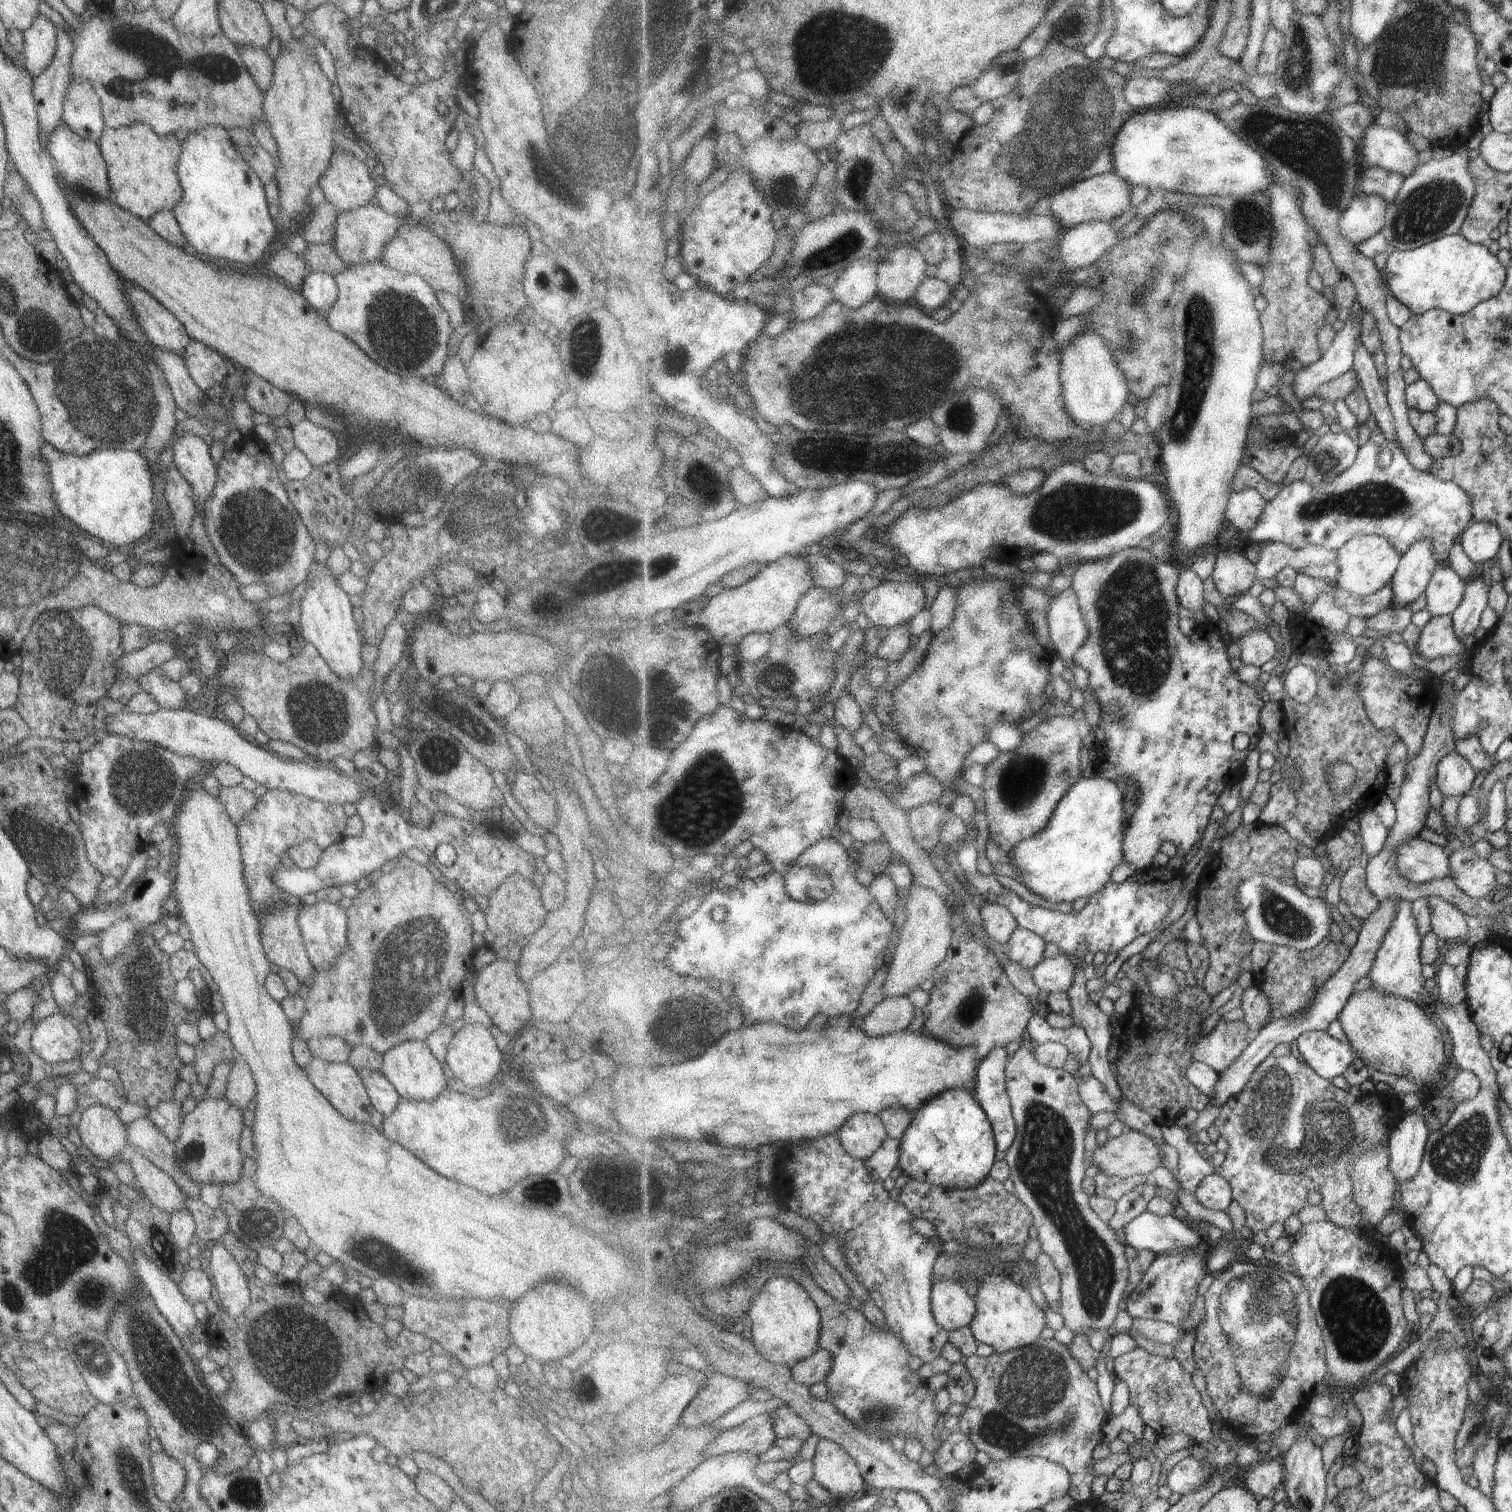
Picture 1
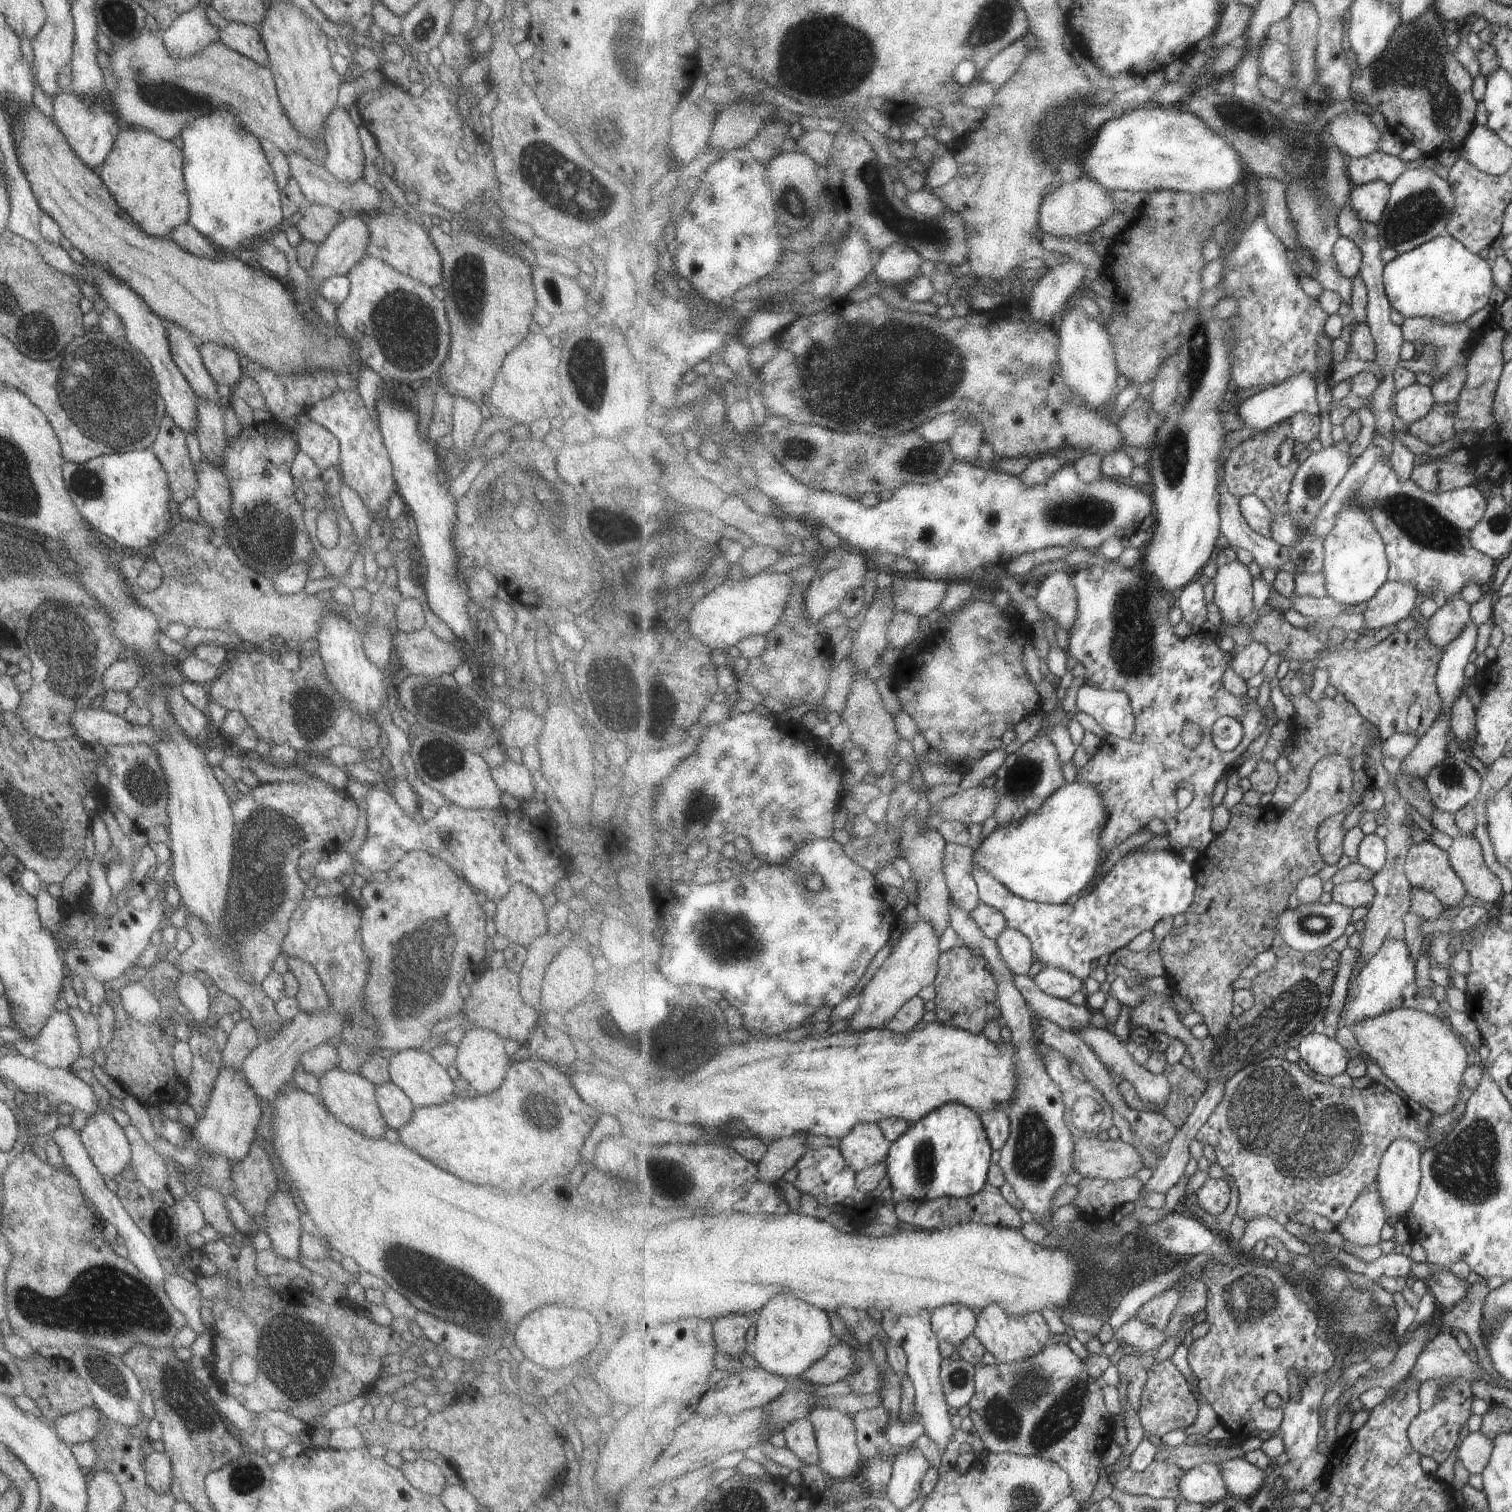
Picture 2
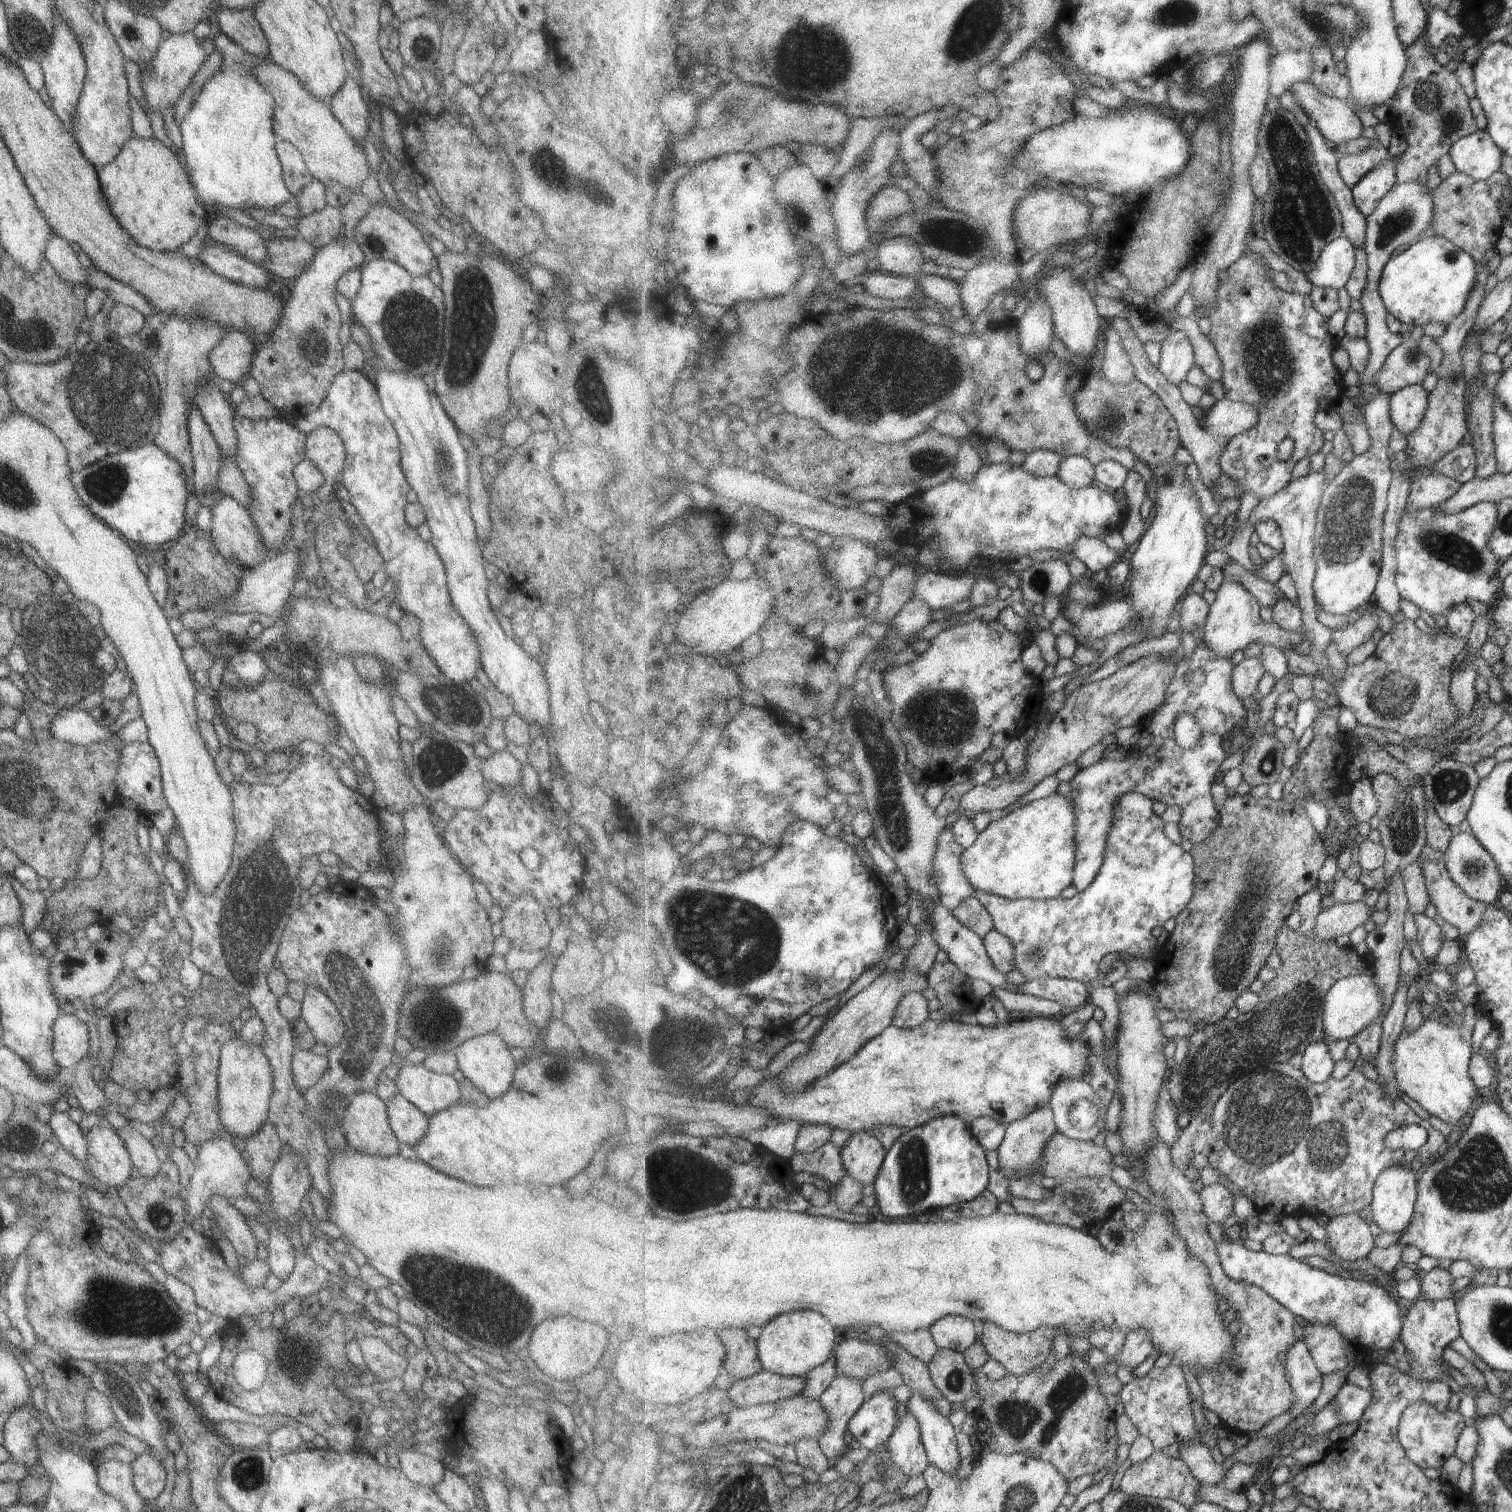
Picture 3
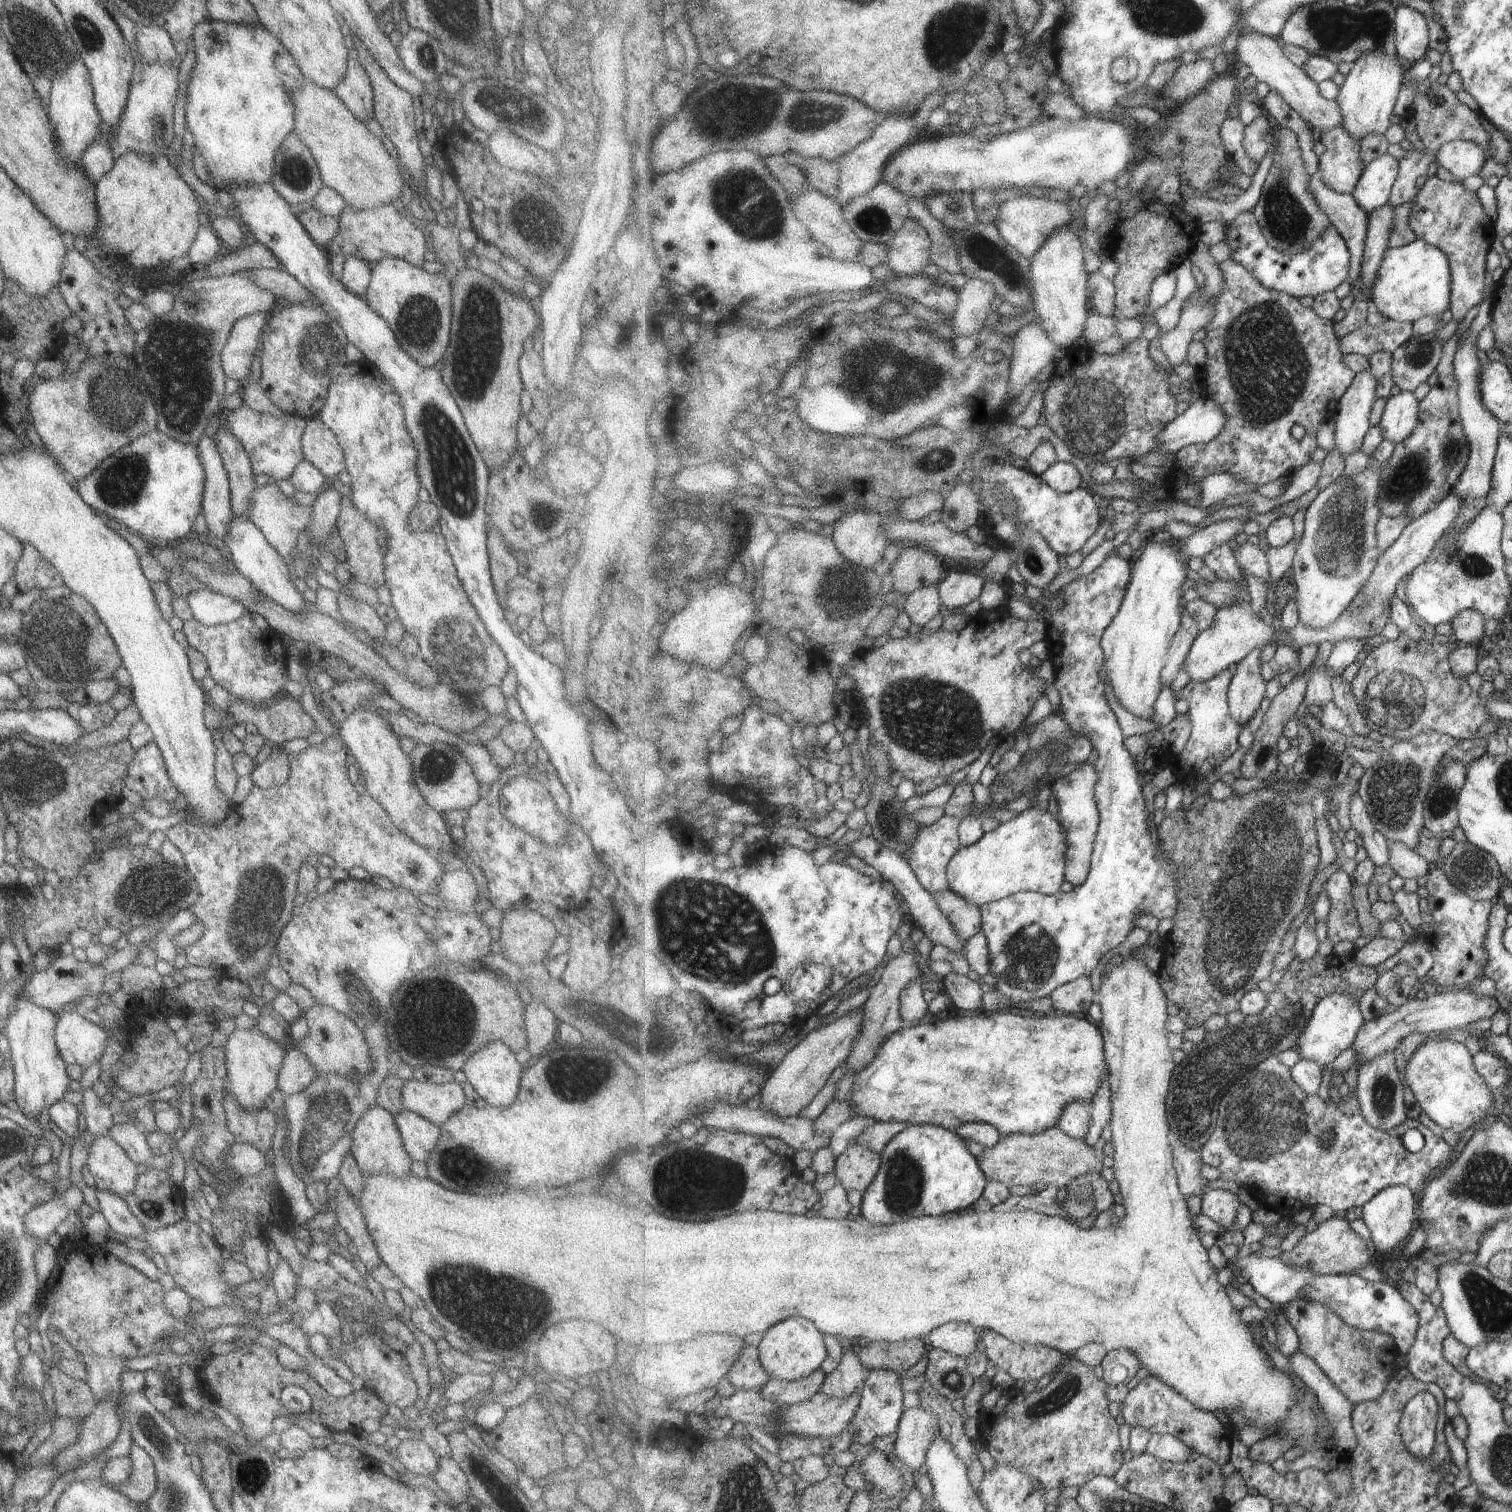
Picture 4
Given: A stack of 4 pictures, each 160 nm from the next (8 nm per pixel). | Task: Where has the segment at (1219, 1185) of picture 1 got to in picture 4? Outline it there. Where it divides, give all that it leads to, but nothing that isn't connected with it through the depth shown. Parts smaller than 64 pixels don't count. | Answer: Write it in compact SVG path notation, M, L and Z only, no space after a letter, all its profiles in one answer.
M1222 1189L1207 1191L1201 1198L1201 1213L1217 1222L1223 1232L1228 1226L1234 1227L1242 1207L1237 1194Z

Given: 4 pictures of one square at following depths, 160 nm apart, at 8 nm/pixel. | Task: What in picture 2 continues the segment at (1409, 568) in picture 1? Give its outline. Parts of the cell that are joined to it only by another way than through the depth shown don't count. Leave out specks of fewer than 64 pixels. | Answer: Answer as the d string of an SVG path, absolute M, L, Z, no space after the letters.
M1389 581L1377 595L1369 601L1365 614L1369 630L1377 631L1385 626L1396 625L1415 613L1417 594L1422 594L1411 582Z

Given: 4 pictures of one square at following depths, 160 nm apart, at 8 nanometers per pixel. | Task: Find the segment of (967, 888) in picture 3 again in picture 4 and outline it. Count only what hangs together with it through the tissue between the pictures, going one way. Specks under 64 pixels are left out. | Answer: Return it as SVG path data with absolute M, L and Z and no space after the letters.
M944 814L937 822L924 825L918 835L911 841L906 852L905 858L909 861L913 872L930 893L949 889L947 867L960 847L957 827L960 825L961 820L962 818Z

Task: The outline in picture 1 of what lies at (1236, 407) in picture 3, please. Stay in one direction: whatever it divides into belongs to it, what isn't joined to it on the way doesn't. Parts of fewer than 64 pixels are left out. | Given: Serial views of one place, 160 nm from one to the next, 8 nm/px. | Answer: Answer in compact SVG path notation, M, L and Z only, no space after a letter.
M1362 308L1362 314L1355 321L1347 320L1347 324L1336 334L1332 347L1321 359L1295 373L1290 390L1300 404L1315 395L1321 385L1353 369L1365 311Z

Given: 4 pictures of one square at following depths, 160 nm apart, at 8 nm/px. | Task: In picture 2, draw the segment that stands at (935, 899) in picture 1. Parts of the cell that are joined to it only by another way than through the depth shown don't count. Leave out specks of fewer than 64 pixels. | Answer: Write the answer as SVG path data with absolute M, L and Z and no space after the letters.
M925 918L900 936L899 943L892 954L879 967L867 983L860 998L860 1009L850 1018L850 1028L855 1032L868 1029L886 1029L889 1022L899 1013L905 1004L924 991L925 986L934 985L940 971L939 934L937 928Z

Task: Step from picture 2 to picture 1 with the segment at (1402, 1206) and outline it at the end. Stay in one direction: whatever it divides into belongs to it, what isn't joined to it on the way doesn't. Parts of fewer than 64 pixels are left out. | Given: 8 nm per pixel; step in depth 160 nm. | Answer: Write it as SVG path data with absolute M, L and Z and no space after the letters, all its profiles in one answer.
M1412 1111L1405 1114L1392 1130L1388 1142L1389 1166L1400 1189L1399 1183L1414 1179L1420 1172L1431 1133L1425 1120Z

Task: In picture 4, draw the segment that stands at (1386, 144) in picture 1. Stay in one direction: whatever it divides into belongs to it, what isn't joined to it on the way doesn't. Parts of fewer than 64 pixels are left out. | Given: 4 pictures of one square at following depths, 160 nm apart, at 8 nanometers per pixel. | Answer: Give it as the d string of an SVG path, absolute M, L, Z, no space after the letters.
M1249 33L1237 40L1235 58L1247 65L1257 80L1265 82L1270 89L1276 90L1316 131L1342 125L1343 113L1337 99L1326 99L1321 93L1318 82L1315 82L1304 67L1293 64L1285 54L1284 43L1269 35Z

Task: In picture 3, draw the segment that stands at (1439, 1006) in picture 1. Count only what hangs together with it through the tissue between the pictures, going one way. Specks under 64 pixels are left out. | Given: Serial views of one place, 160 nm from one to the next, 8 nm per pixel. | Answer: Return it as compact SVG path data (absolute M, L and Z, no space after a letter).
M1372 968L1371 976L1353 975L1336 982L1326 996L1324 1006L1325 1040L1349 1040L1355 1038L1367 1025L1379 1018L1384 997L1375 982L1376 972Z

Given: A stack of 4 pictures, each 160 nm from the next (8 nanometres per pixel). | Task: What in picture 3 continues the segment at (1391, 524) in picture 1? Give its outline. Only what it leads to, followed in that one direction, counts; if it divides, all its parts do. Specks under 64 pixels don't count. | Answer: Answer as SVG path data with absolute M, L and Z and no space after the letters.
M1488 501L1471 506L1467 510L1461 510L1457 514L1445 514L1436 507L1415 510L1409 502L1405 508L1401 522L1399 522L1399 536L1395 544L1397 552L1397 577L1396 584L1401 597L1411 601L1420 610L1430 615L1444 616L1457 604L1469 603L1469 600L1477 600L1491 605L1502 599L1504 593L1504 580L1499 578L1499 566L1501 560L1493 554L1489 538L1493 536L1495 524L1499 522L1499 508L1497 503Z

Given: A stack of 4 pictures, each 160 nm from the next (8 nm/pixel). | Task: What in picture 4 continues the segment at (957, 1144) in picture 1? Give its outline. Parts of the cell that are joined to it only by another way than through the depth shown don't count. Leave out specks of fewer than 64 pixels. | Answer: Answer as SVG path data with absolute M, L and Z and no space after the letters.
M911 1125L900 1132L882 1152L880 1171L864 1192L861 1215L873 1224L887 1226L972 1207L984 1195L989 1180L966 1146L964 1138L939 1125Z

